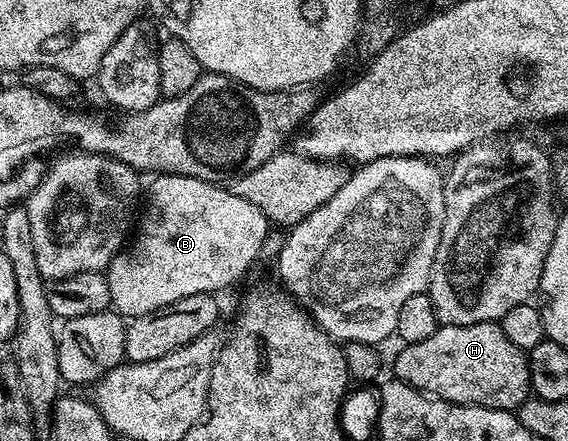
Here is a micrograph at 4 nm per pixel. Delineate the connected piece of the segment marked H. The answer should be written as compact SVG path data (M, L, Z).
M502 323L445 324L429 334L425 343L404 345L401 350L395 360L396 379L441 400L518 410L532 395L528 353L505 338Z

